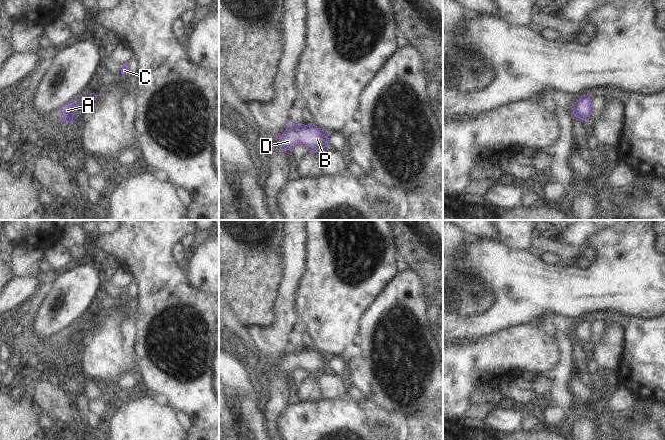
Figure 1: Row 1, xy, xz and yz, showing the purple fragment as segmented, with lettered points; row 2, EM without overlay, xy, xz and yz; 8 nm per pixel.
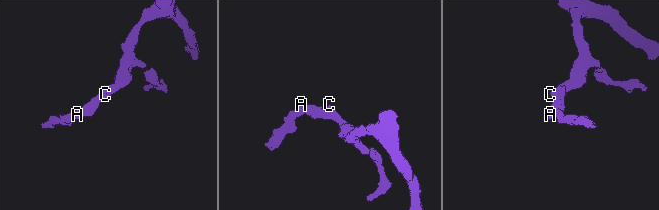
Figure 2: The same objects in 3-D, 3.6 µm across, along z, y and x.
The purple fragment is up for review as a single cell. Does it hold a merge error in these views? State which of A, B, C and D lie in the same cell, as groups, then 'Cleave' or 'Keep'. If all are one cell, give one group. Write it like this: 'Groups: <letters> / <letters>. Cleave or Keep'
Groups: A B C D. Keep.

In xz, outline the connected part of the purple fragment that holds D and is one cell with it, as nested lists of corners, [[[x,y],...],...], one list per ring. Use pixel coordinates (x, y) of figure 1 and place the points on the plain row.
[[[290,344],[285,349],[287,353],[279,364],[281,374],[287,375],[294,372],[297,368],[302,368],[315,377],[328,369],[329,357],[317,352],[315,349],[297,349]]]

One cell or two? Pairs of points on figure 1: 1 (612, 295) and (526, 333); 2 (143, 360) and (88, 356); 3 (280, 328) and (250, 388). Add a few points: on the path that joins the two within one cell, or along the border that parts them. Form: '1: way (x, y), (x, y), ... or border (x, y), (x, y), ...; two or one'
1: border (539, 324), (521, 323), (515, 325); two
2: border (135, 362), (134, 371); two
3: border (253, 364), (256, 370); two

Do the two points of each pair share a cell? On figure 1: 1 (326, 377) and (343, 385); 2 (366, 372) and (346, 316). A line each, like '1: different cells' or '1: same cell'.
1: same cell
2: different cells

